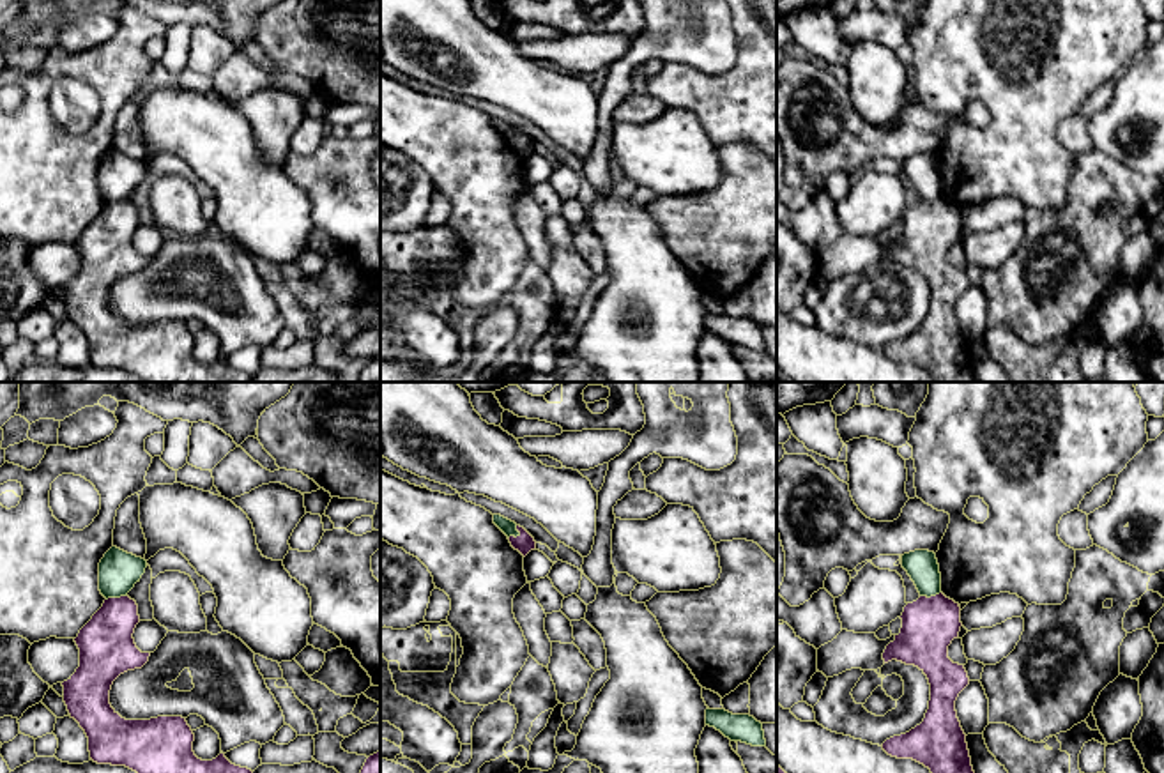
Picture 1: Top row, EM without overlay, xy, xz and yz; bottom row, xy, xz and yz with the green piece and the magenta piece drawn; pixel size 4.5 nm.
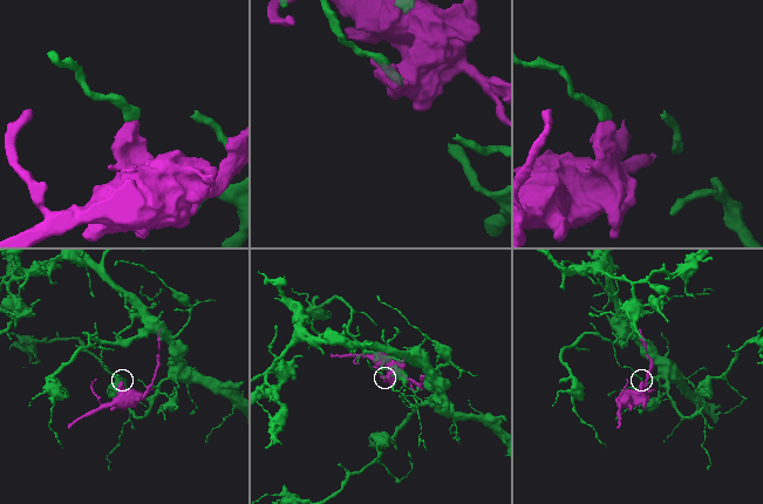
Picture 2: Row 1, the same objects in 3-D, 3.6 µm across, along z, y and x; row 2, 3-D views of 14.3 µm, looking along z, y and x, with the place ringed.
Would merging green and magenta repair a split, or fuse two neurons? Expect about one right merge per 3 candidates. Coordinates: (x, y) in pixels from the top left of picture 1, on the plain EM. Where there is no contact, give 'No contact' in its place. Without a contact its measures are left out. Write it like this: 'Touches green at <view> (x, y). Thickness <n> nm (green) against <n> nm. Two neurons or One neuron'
Touches green at xz (517, 138). Thickness 70 nm (green) against 90 nm. Two neurons

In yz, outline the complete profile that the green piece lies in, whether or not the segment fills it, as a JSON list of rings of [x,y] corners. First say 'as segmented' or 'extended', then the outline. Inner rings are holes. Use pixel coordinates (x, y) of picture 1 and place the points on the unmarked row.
as segmented | [[[915,154],[902,159],[902,172],[915,186],[920,200],[936,200],[941,196],[941,177],[934,156]]]

